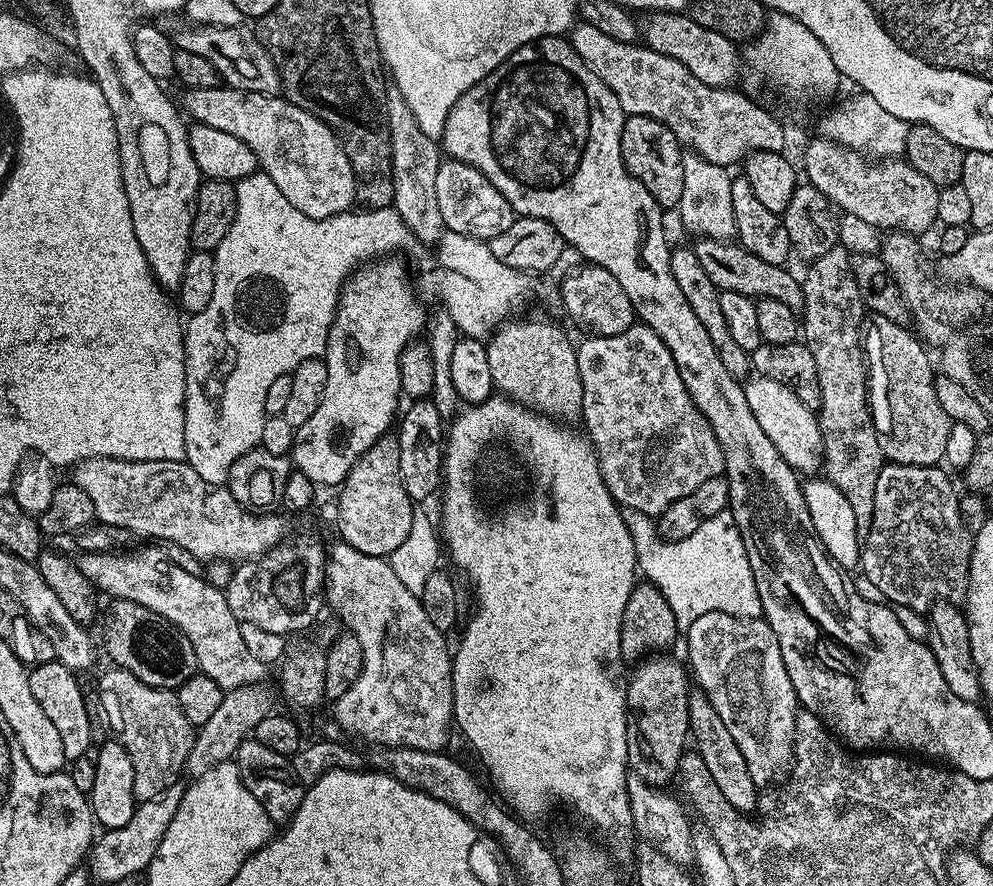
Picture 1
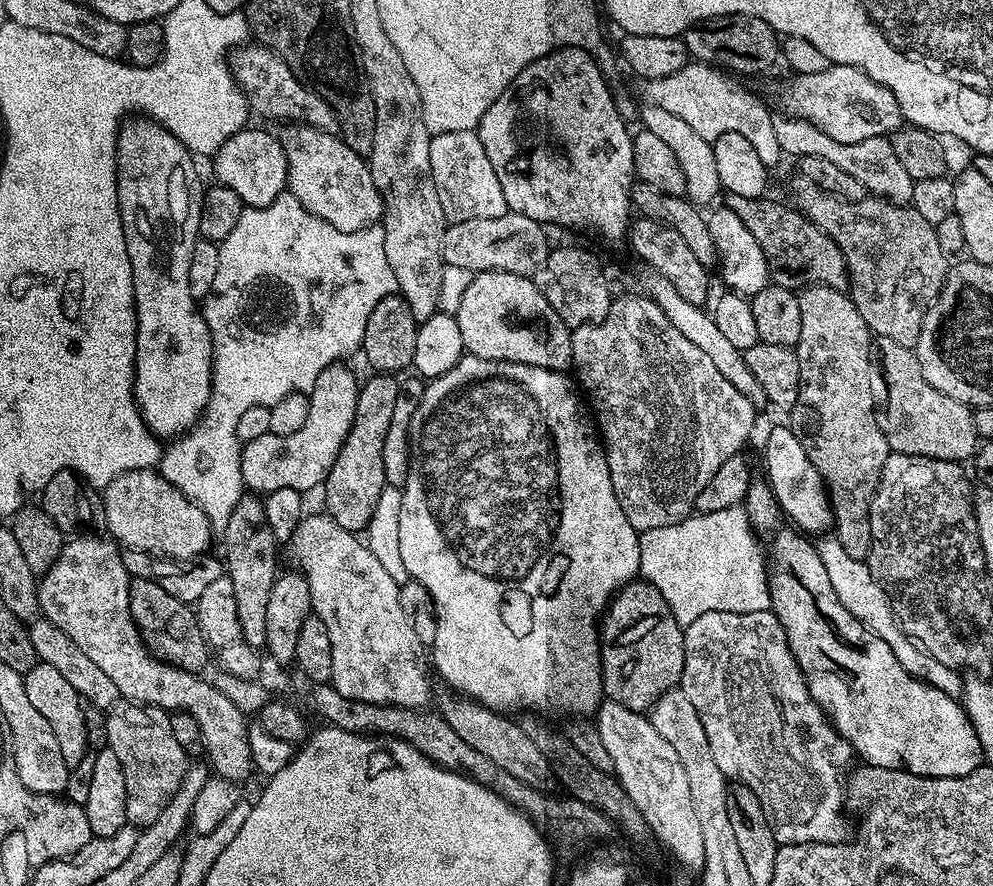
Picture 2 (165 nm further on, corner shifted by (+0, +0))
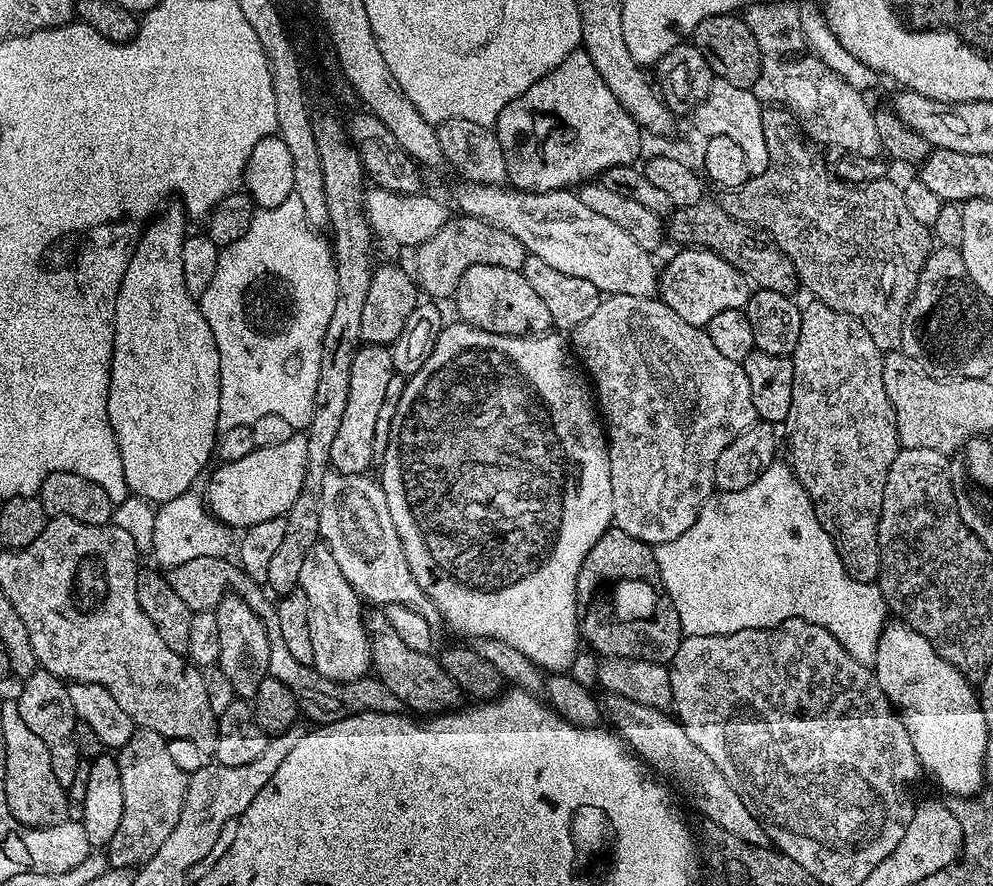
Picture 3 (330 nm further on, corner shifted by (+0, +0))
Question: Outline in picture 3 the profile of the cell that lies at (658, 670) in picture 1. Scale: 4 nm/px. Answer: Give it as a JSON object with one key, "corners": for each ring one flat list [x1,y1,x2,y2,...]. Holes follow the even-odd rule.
{"corners":[[621,528,608,529,586,554,582,570,578,570,576,583,576,612,580,616,580,635,585,645,592,644,601,657,626,656,634,660,649,660,667,665,678,654,682,639,678,610,670,602,660,581,660,571,653,545,644,544,638,538,630,538]]}

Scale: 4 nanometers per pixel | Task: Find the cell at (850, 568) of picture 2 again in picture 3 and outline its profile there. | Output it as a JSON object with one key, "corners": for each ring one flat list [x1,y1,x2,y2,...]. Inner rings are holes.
{"corners":[[772,463,760,475,758,482,746,486,746,490,717,491,709,496,708,501,702,506,698,518,694,518,694,526,690,526,690,530,686,530,686,534,674,538,674,542,655,545,654,551,660,571,660,581,674,606,674,610,678,610,680,631,684,636,717,636,718,634,734,634,738,630,773,628,790,618,802,618,806,622,814,622,818,626,830,630,830,634,834,634,834,638,838,638,842,647,858,662,869,666,875,665,878,642,884,632,884,625,890,620,890,609,884,600,884,595,880,593,879,583,858,582,854,578,850,578,850,574,846,574,844,563,840,561,840,555,830,538,830,534,826,534,826,530,822,530,822,526,818,522,812,500,802,485,796,481,796,476,792,473,791,467,787,463,780,463]]}

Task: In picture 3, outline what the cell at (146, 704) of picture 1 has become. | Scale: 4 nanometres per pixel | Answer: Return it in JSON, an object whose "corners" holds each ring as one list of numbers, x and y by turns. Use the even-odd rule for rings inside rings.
{"corners":[[137,727,130,742,115,753,122,774,122,822,118,822,118,834,106,845,108,863,113,868,135,869,154,858,158,846,170,838,178,814,182,814,189,773,178,770,166,751,167,745,168,740,162,734]]}

